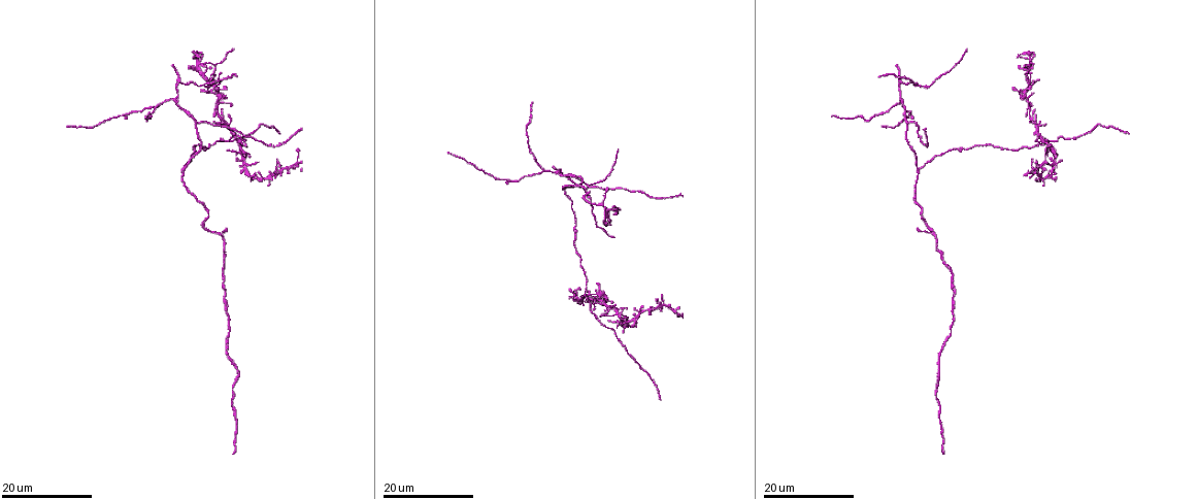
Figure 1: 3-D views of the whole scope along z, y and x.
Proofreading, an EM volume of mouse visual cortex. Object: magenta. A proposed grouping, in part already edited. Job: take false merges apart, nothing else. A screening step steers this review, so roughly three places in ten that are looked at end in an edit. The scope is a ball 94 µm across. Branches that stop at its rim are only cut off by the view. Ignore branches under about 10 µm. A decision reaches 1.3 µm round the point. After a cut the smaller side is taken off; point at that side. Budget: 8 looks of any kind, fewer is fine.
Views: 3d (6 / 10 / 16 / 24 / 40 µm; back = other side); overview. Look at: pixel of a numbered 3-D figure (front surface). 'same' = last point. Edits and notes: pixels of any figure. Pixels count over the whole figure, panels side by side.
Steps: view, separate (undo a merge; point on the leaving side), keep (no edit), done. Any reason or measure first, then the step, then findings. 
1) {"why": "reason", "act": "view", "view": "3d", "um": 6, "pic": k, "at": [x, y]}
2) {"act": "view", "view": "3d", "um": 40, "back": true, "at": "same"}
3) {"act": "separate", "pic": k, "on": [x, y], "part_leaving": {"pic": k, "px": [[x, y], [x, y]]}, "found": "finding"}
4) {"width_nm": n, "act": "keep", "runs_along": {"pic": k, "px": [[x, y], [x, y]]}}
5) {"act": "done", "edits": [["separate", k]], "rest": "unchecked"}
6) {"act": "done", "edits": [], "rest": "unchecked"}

{"why": "arms part here", "act": "view", "view": "3d", "um": 16, "pic": 1, "at": [204, 84]}

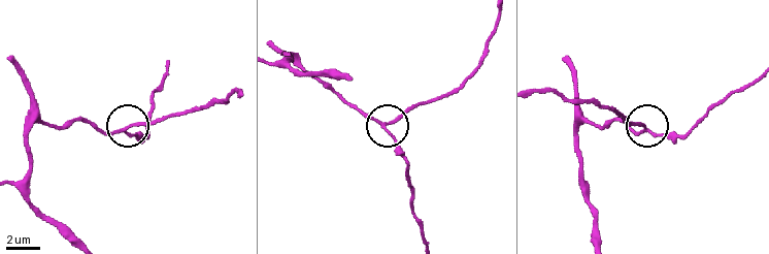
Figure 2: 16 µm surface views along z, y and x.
{"act": "view", "view": "3d", "um": 6, "pic": 2, "at": [646, 127]}

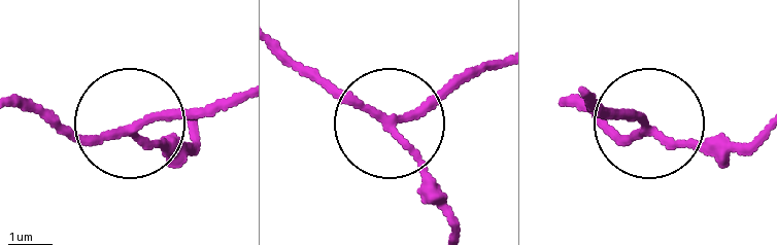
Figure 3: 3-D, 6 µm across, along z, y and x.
{"width_nm": 160, "act": "keep", "runs_along": {"pic": 3, "px": [[27, 107], [94, 141], [223, 111]]}, "found": "all the same neuron"}

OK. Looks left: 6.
{"why": "side arm on a straight run", "act": "view", "view": "3d", "um": 16, "pic": 1, "at": [215, 143]}

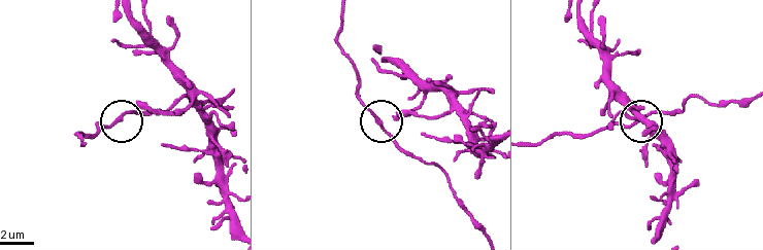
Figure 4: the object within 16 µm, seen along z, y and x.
{"act": "view", "view": "3d", "um": 10, "pic": 4, "at": [381, 124]}

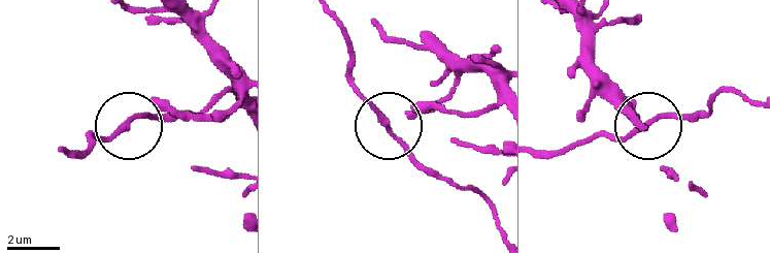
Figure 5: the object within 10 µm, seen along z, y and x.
{"width_nm": 140, "act": "keep", "runs_along": {"pic": 5, "px": [[328, 13], [346, 46], [350, 80], [437, 178]]}, "found": "continuous, no second neuron"}

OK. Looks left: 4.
{"why": "three-way junction", "act": "view", "view": "3d", "um": 24, "pic": 1, "at": [919, 168]}

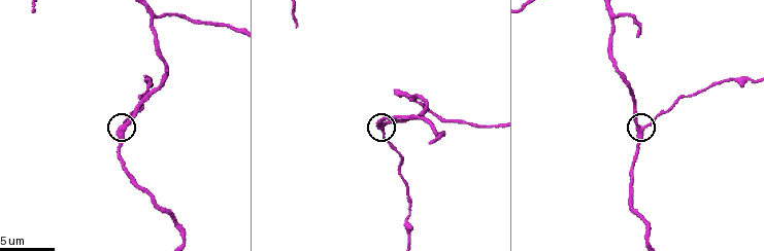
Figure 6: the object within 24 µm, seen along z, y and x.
{"act": "view", "view": "3d", "um": 6, "pic": 6, "at": [123, 129]}

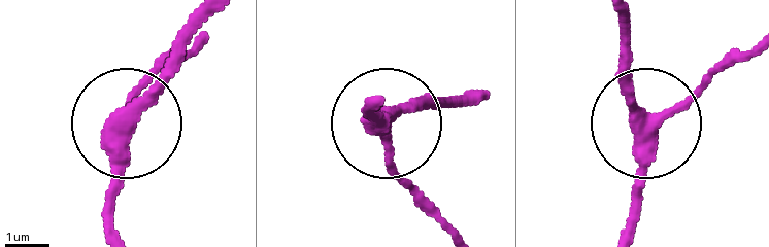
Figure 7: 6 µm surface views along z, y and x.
{"act": "keep", "runs_along": {"pic": 7, "px": [[119, 234], [129, 111], [210, 15]]}, "found": "one neuron here"}

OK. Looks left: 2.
{"why": "three arms meet", "act": "view", "view": "3d", "um": 16, "pic": 1, "at": [899, 104]}

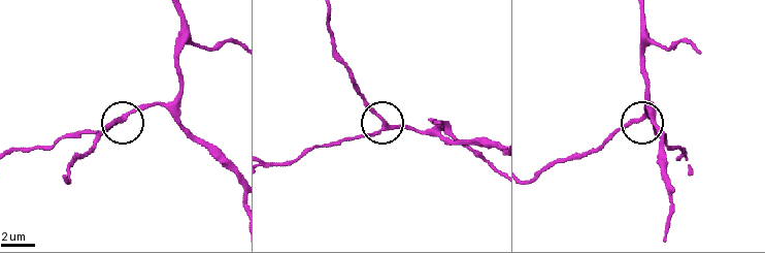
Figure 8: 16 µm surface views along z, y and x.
{"act": "view", "view": "3d", "um": 6, "pic": 8, "at": [124, 119]}

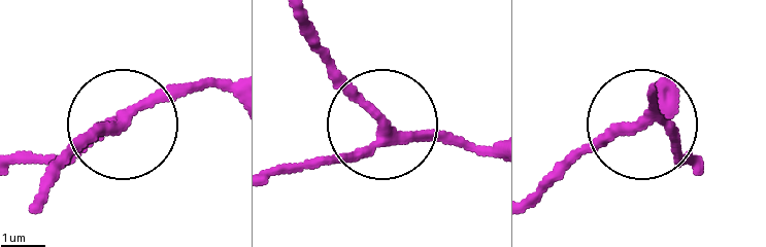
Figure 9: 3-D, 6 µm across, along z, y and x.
{"arms": 3, "act": "keep", "runs_along": {"pic": 9, "px": [[232, 99], [209, 87], [154, 91], [47, 161]]}, "found": "continuous, no second neuron"}

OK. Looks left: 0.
{"act": "done", "edits": [], "rest": "unchecked"}

